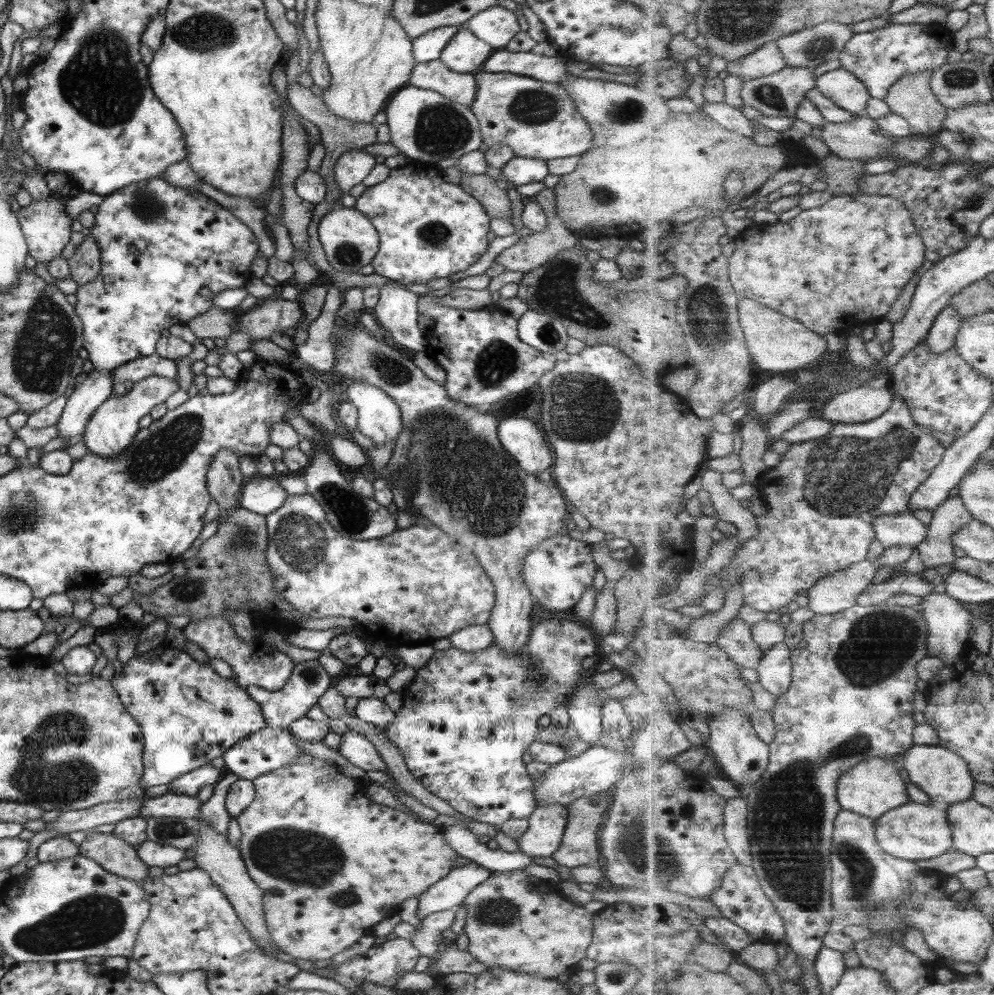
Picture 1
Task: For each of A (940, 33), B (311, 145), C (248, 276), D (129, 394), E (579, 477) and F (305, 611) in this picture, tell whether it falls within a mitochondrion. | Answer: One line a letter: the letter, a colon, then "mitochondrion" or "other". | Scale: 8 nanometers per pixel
A: other
B: other
C: other
D: other
E: other
F: other

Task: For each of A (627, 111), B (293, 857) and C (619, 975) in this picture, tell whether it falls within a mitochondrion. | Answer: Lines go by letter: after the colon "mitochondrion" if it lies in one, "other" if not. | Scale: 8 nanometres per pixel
A: mitochondrion
B: mitochondrion
C: mitochondrion

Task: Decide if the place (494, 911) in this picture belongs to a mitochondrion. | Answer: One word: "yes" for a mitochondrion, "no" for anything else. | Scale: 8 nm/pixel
yes

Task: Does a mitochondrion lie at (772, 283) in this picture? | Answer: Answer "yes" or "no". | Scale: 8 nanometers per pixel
no

